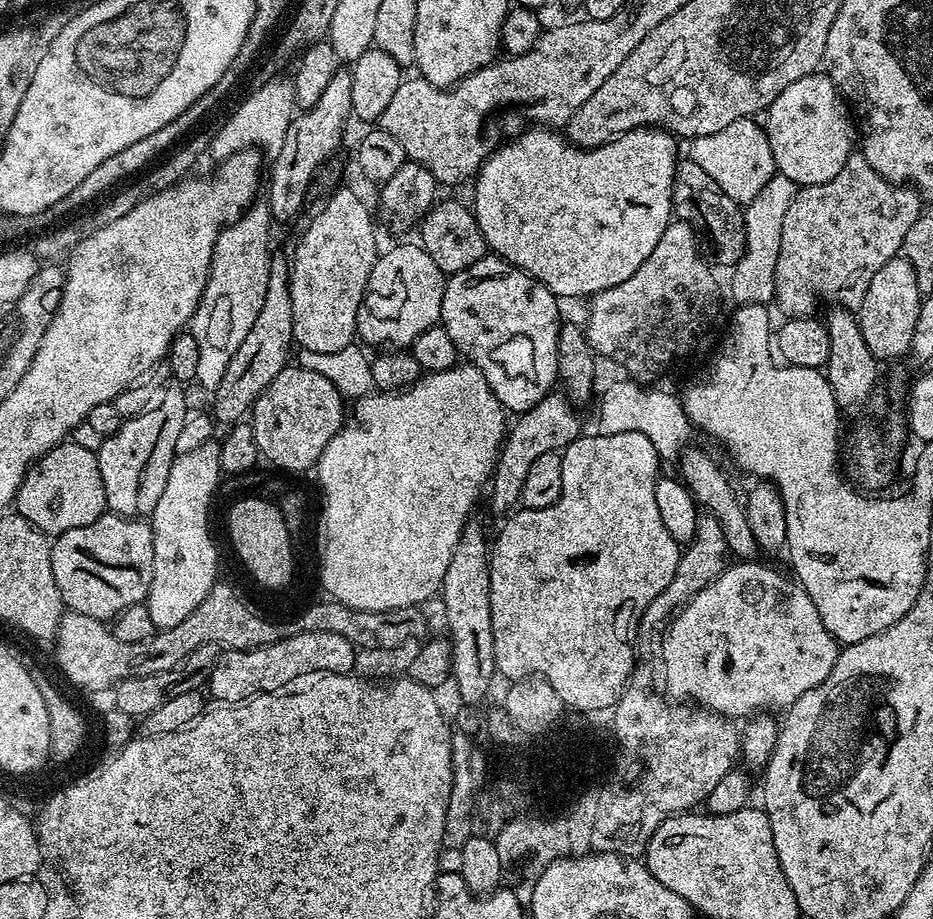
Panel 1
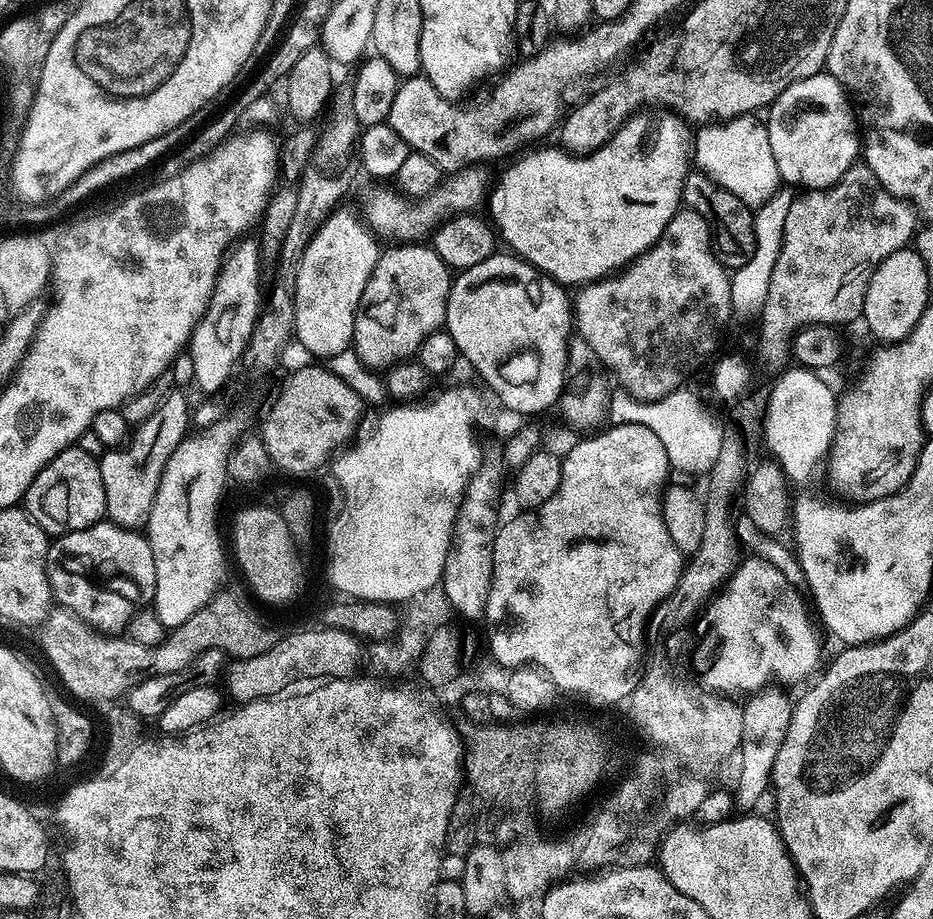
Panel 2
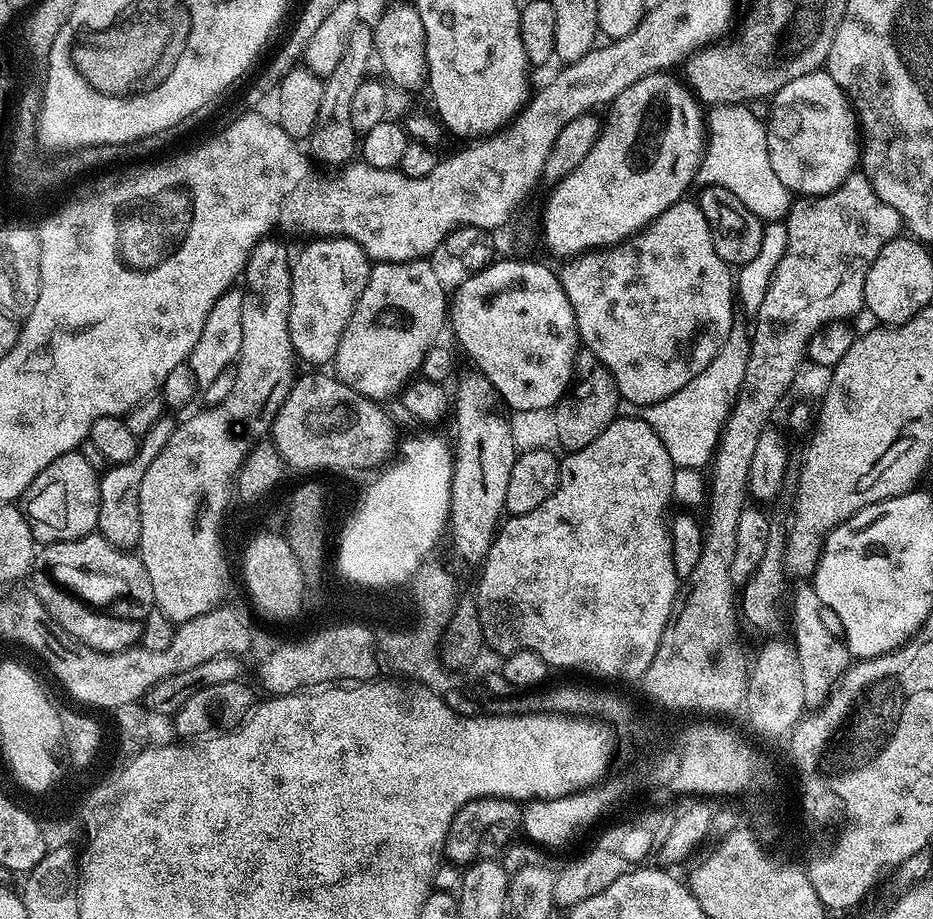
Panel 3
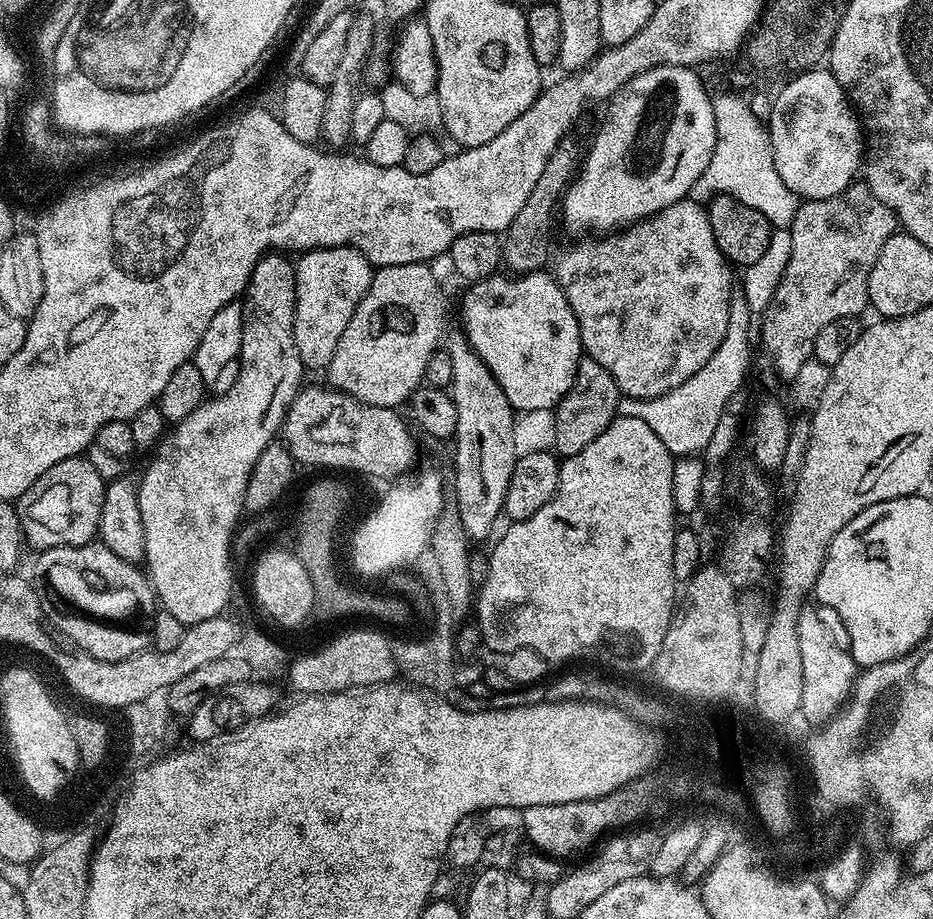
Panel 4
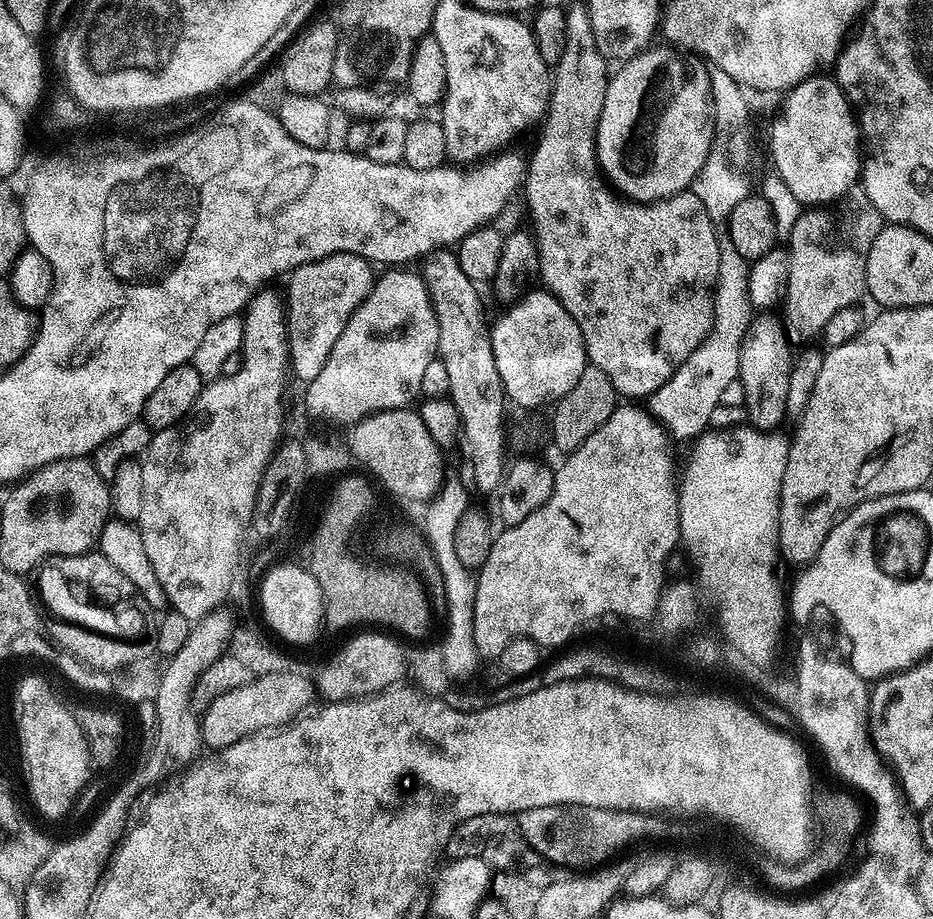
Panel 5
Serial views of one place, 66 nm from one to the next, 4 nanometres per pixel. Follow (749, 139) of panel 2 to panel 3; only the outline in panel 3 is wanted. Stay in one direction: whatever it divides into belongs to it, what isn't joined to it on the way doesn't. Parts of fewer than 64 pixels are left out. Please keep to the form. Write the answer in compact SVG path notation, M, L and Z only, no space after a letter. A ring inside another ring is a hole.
M715 105L706 116L705 152L700 161L697 172L697 181L704 186L709 184L720 185L730 190L740 202L745 203L756 216L765 222L781 221L788 215L791 208L792 194L781 181L770 163L768 130L765 121L762 121L750 110L747 105Z

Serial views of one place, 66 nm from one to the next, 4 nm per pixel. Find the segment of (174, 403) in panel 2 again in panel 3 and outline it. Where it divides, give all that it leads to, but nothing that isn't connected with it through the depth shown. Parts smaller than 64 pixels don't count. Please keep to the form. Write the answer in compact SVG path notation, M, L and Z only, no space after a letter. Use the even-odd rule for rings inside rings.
M165 414L154 423L148 433L139 437L139 448L134 458L121 464L112 464L100 476L100 509L98 510L98 522L96 523L99 535L105 536L112 544L125 550L132 550L139 545L142 534L142 518L140 517L140 491L142 480L146 478L146 470L158 454L170 442L174 430L178 426L177 421L172 421L171 415Z

